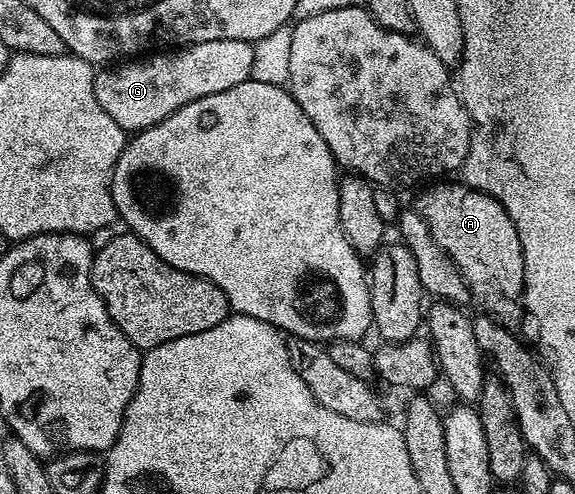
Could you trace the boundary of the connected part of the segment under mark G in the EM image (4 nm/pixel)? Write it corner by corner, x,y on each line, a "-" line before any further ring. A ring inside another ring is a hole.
208,40
183,45
181,48
170,48
163,58
154,58
151,62
142,60
126,60
121,64
110,64
99,69
94,75
94,95
100,100
100,108
120,124
127,132
146,130
150,126
160,124
172,112
184,108
184,104
192,104
192,100
200,100
204,96
212,96
216,92
224,92
228,88
236,88
236,84
251,81
253,45
244,40

